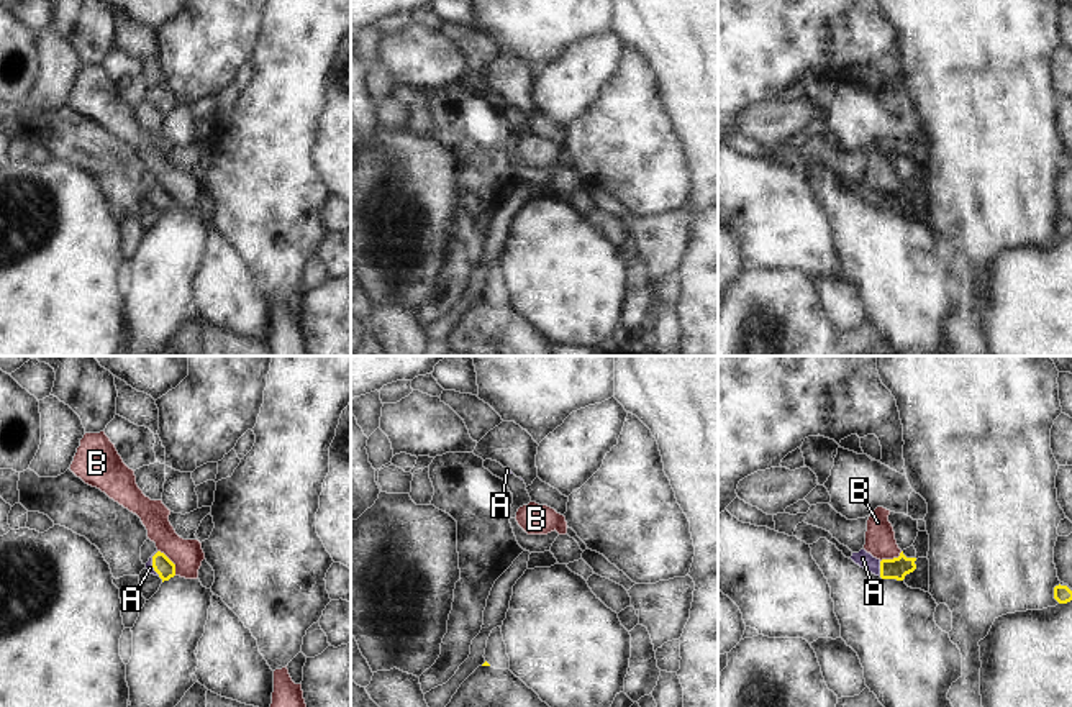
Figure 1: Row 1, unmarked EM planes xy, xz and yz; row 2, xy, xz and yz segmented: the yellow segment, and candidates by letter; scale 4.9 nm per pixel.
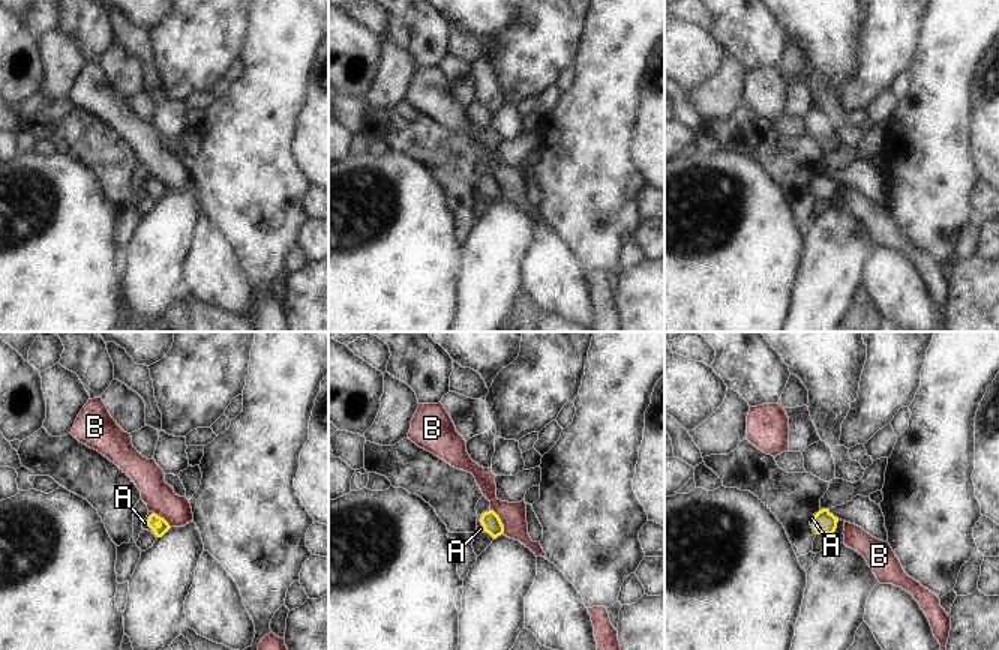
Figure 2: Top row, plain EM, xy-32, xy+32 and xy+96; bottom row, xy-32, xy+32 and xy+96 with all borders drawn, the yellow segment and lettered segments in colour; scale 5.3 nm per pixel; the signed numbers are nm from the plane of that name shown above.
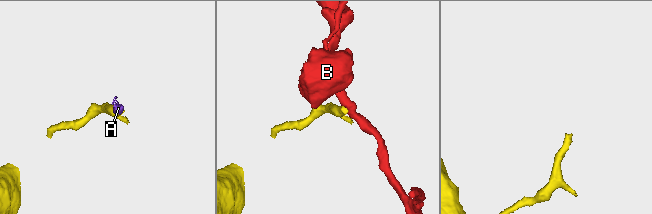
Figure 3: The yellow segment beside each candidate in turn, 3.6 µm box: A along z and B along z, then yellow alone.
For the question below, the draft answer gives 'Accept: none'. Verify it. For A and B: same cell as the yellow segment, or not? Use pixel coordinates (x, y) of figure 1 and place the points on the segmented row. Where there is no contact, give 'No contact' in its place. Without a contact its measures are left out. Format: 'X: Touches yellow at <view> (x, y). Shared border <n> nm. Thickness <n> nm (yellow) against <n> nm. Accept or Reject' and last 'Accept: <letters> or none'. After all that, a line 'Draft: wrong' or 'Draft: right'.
A: Touches yellow at yz (881, 568). Shared border 70 nm. Thickness 110 nm (yellow) against 80 nm. Accept
B: Touches yellow at xy (171, 561). Shared border 160 nm. Thickness 90 nm (yellow) against 160 nm. Reject
Accept: A
Draft: wrong

